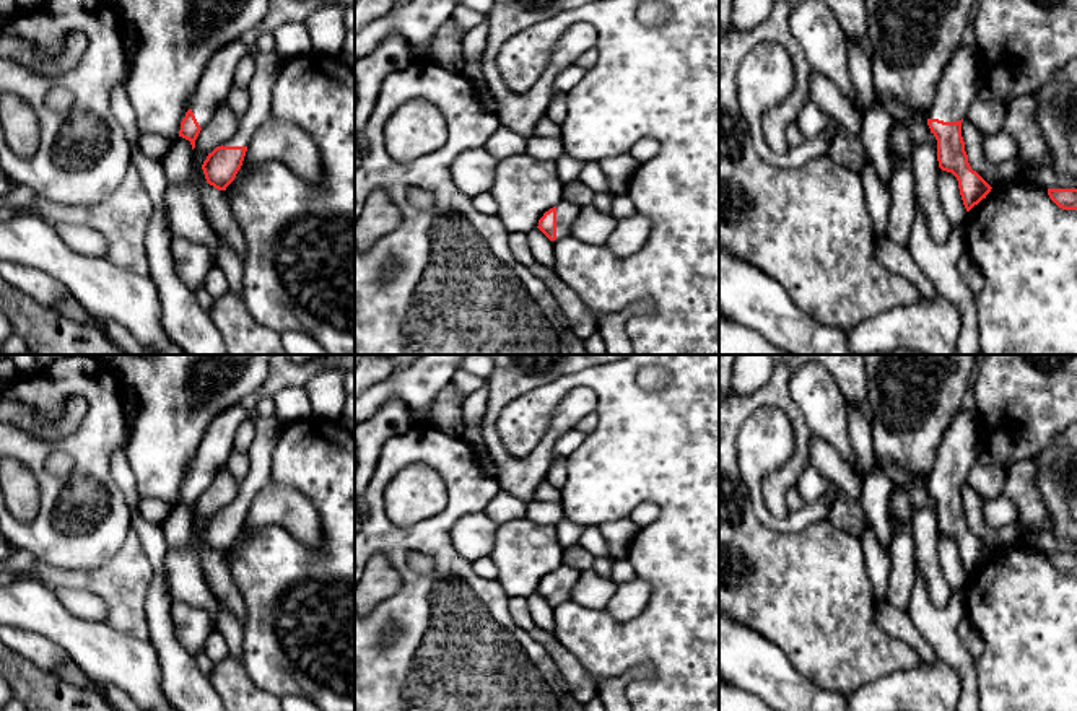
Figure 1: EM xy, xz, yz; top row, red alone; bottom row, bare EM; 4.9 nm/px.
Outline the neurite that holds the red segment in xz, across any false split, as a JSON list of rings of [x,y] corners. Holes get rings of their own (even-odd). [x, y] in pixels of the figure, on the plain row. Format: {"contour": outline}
{"contour": [[[563,565],[560,569],[543,578],[537,592],[555,608],[571,600],[571,592],[579,576],[579,569]]]}

